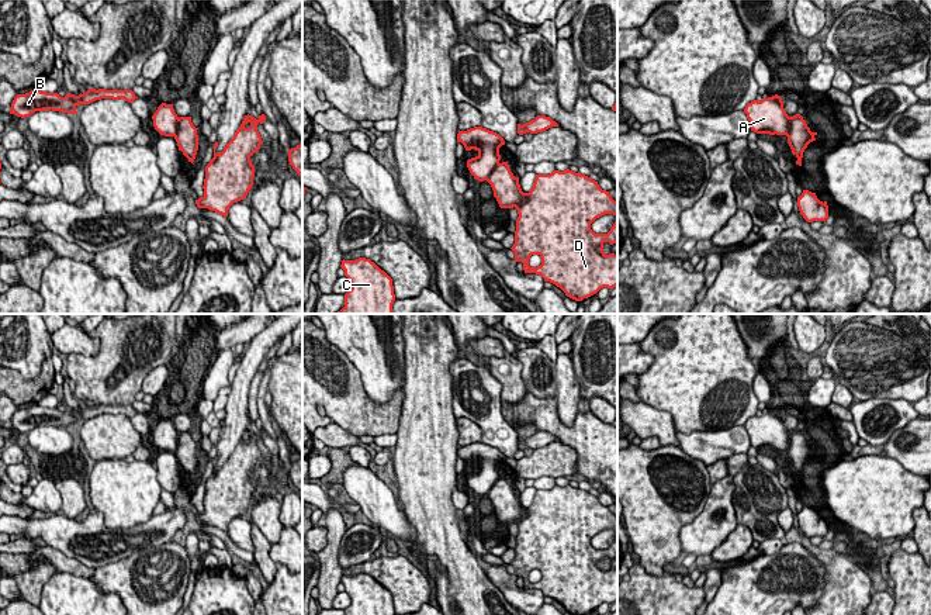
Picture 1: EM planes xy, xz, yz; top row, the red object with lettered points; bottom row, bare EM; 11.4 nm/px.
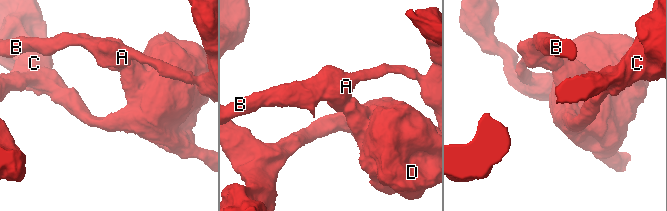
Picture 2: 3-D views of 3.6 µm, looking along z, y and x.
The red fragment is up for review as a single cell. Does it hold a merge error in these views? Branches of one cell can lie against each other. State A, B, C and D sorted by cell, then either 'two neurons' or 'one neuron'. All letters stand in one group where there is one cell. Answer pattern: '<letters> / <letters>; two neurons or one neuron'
A B / C D; two neurons

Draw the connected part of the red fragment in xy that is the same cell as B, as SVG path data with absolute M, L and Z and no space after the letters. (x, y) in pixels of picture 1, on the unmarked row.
M38 404L31 405L25 410L17 410L11 418L10 429L25 433L34 429L35 426L62 426L68 429L76 429L76 422L79 419L90 419L101 414L124 414L128 418L132 418L135 408L132 405L105 405L105 404L89 404L86 408L79 411L68 408L65 412L60 412L58 408L46 408Z

